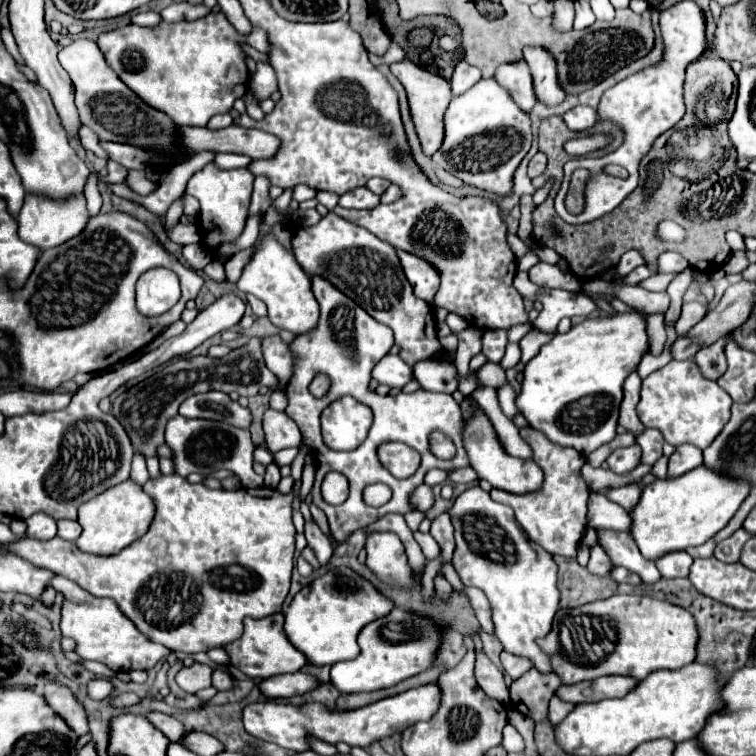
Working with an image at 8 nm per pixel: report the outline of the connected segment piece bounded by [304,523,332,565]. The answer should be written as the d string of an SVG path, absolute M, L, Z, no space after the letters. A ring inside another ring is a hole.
M306 523L306 533L304 535L306 535L308 547L312 547L320 565L326 565L332 557L332 545L330 545L328 537L320 531L320 527L316 523Z

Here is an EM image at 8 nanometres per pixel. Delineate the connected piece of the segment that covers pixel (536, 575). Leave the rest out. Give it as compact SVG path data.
M478 485L458 495L448 509L448 515L456 531L456 549L452 559L454 567L464 585L478 587L486 593L492 607L494 635L500 639L506 651L532 659L538 671L552 671L548 657L534 643L538 637L544 637L550 631L552 619L560 609L560 593L556 587L558 567L552 555L538 547L536 557L530 539L518 527L510 507L494 503Z

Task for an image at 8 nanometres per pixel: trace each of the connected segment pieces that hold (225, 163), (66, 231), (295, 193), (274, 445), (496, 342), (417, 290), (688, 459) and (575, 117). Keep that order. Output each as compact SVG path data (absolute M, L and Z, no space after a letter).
M218 153L214 157L214 165L222 169L236 169L236 167L246 167L252 159L246 155L236 155L236 153Z
M26 195L24 207L18 215L18 237L44 251L72 239L86 227L86 223L88 223L88 211L86 211L86 199L82 197L68 199L66 203L54 203L38 195Z
M298 185L292 189L292 199L296 199L299 203L306 201L306 199L312 199L316 197L317 191L314 191L312 187L306 187L306 185Z
M268 409L264 413L264 435L266 445L272 453L286 447L300 447L302 443L302 433L298 425L286 413L274 409Z
M508 329L486 331L484 339L482 339L482 353L488 357L488 361L500 363L504 357L506 343L508 343Z
M396 249L396 251L398 251L398 259L402 263L404 275L406 275L406 279L410 281L410 285L414 289L414 295L418 295L420 299L430 303L432 295L440 287L438 271L414 253L408 253L408 251L402 251L402 249Z
M680 445L668 463L668 477L680 477L702 465L702 451L694 445Z
M578 105L578 107L564 113L566 125L574 131L584 131L584 129L592 127L596 123L596 119L598 119L596 111L592 107L584 107L584 105Z

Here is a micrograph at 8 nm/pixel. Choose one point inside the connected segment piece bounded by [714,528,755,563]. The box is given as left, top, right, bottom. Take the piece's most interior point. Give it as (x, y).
(729, 549)

